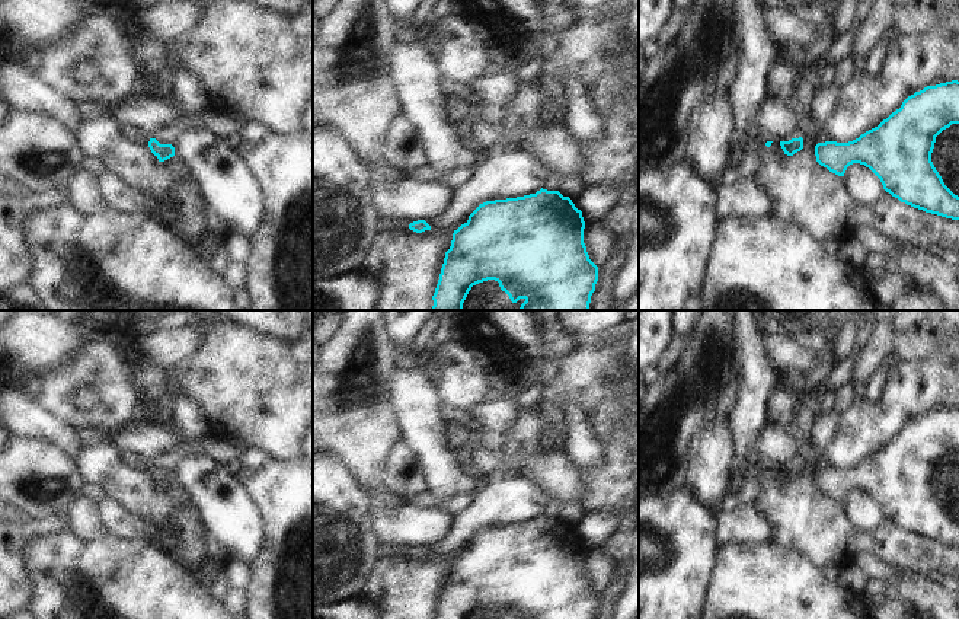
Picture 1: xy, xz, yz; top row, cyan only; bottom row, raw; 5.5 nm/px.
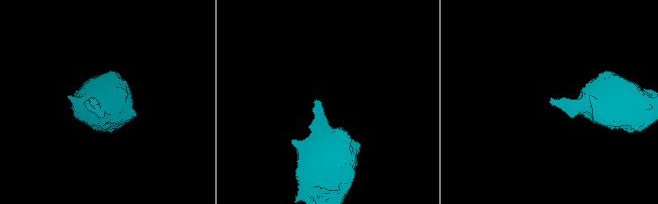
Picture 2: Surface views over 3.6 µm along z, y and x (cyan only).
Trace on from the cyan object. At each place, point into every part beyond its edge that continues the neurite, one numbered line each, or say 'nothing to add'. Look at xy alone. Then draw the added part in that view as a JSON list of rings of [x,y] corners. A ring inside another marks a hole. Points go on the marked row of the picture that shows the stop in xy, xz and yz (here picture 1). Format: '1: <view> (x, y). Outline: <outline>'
nothing to add.

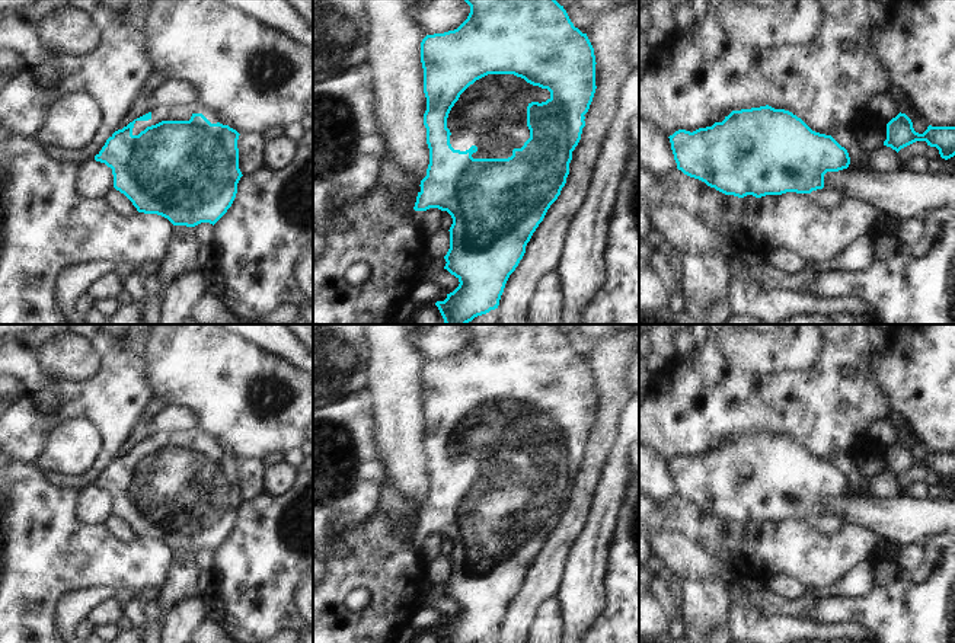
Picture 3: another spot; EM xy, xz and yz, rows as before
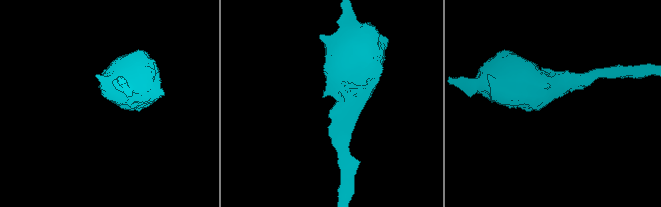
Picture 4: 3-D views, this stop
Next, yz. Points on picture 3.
nothing to add.

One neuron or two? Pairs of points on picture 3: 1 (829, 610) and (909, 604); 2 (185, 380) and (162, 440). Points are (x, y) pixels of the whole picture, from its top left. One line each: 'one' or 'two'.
1: one
2: two

